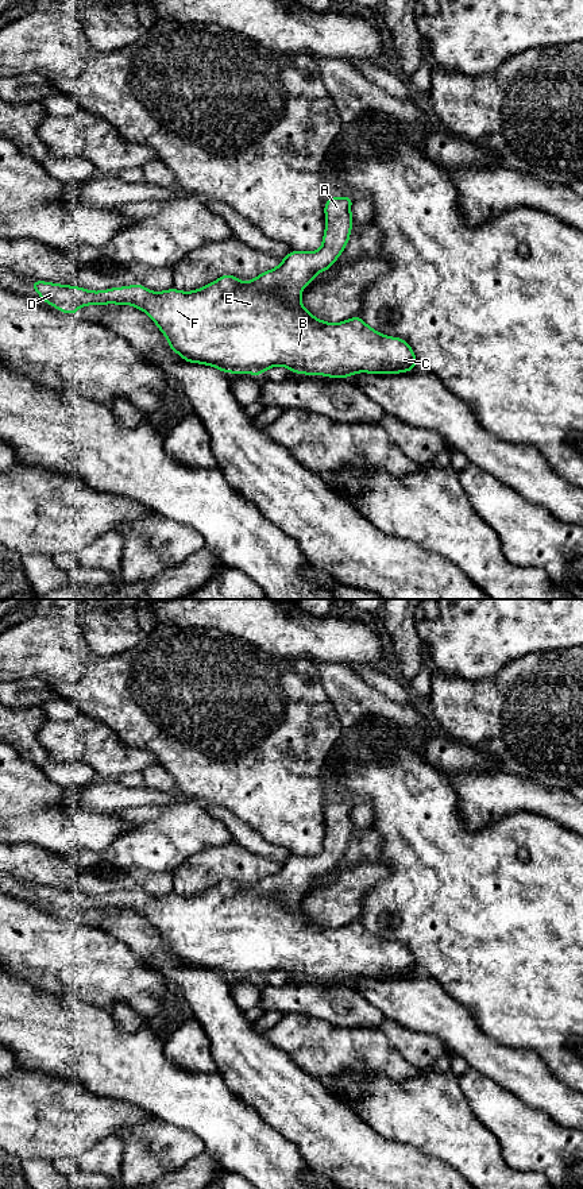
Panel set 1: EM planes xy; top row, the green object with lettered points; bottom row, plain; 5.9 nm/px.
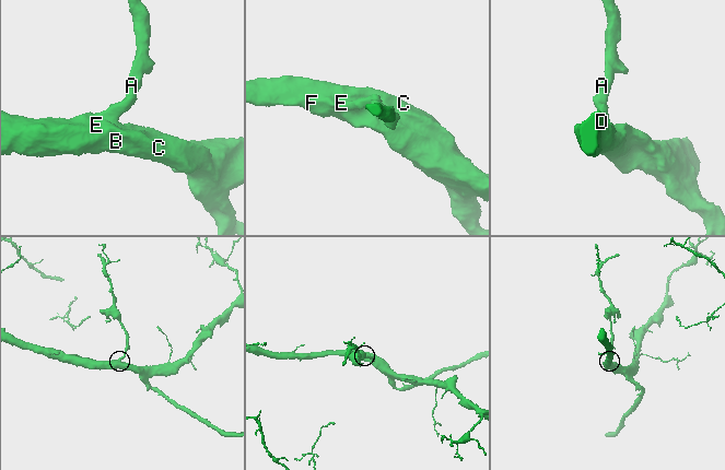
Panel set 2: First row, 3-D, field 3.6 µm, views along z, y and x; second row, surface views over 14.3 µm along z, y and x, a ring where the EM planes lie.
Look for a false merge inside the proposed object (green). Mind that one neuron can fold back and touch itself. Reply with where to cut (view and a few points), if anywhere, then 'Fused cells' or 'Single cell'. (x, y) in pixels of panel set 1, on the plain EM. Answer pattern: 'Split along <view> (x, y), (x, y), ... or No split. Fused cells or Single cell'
No split. Single cell

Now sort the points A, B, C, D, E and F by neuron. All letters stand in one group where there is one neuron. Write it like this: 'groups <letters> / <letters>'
groups A B C D E F

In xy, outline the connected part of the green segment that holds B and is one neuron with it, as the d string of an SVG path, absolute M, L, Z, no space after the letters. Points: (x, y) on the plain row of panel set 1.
M337 800L325 806L325 837L317 856L292 856L274 875L267 875L250 887L224 879L194 896L174 892L150 896L139 888L101 896L43 885L30 888L47 910L69 919L77 919L77 914L86 910L134 910L157 929L169 951L184 965L208 969L225 978L262 980L274 970L283 970L294 978L320 978L328 983L348 983L358 977L409 977L417 970L417 964L401 942L374 935L360 920L337 929L325 927L310 919L301 906L306 889L318 877L328 875L344 856L354 831L352 804L352 800Z

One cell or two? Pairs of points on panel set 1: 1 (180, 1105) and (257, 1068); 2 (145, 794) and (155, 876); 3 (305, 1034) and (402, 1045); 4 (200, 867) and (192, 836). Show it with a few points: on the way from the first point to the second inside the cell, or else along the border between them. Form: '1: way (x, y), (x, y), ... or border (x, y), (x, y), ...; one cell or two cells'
1: border (216, 1069), (226, 1085), (248, 1104); two cells
2: border (177, 800), (128, 806), (115, 811); two cells
3: border (379, 1029), (389, 1043), (413, 1065); two cells
4: border (227, 844), (200, 849), (172, 872); two cells

